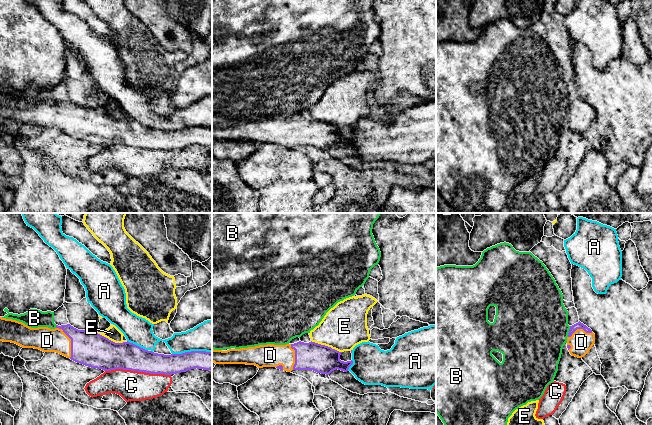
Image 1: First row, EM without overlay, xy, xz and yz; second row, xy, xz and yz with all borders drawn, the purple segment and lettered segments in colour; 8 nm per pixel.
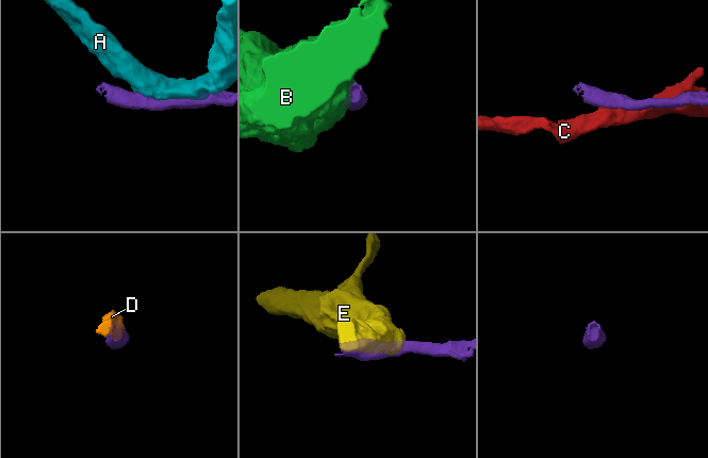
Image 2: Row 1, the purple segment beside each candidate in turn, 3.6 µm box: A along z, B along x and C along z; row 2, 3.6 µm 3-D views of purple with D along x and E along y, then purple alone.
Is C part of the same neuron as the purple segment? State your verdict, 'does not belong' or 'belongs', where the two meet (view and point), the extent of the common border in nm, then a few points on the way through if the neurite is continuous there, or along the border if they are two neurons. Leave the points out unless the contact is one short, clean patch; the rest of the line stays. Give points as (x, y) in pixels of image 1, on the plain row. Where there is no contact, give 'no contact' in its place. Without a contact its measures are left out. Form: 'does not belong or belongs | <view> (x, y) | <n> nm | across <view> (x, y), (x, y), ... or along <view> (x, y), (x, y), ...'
does not belong | xy (138, 147) | 550 nm

